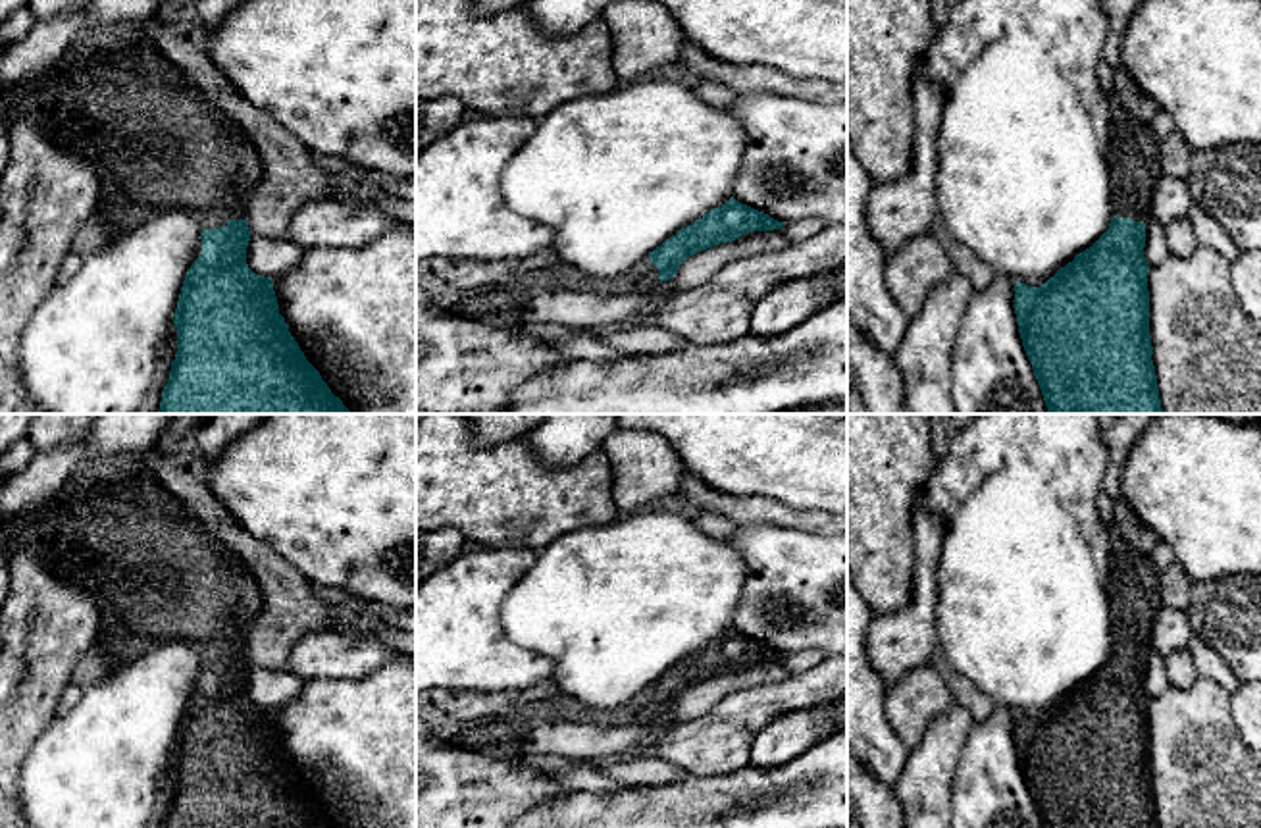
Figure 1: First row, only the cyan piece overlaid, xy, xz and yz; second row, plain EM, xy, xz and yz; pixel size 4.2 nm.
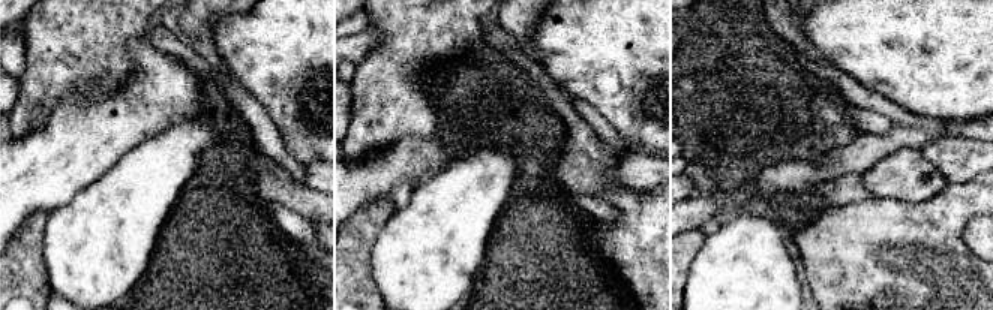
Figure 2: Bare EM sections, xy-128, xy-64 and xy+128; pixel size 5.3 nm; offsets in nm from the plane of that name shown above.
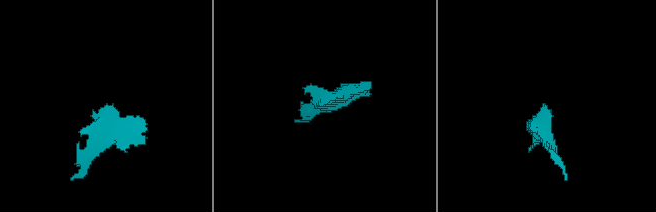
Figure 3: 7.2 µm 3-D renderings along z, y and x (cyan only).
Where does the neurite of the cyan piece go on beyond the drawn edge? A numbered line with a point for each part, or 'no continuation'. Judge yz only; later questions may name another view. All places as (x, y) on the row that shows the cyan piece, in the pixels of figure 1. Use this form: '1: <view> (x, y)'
1: yz (1132, 149)

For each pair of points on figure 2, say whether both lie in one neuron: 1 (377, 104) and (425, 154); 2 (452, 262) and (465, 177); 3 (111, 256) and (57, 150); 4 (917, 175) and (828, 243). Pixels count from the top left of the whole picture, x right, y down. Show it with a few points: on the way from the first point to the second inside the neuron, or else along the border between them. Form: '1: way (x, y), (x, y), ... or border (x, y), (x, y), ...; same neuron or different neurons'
1: border (437, 131), (425, 137), (402, 137), (375, 150); different neurons
2: way (452, 241), (452, 214), (465, 198); same neuron
3: border (107, 171), (86, 184), (65, 205), (50, 213); different neurons
4: border (878, 196), (923, 201); different neurons

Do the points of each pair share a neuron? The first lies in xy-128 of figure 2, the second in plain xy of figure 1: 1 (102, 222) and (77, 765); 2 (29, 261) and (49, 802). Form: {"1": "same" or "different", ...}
{"1": "same", "2": "different"}

